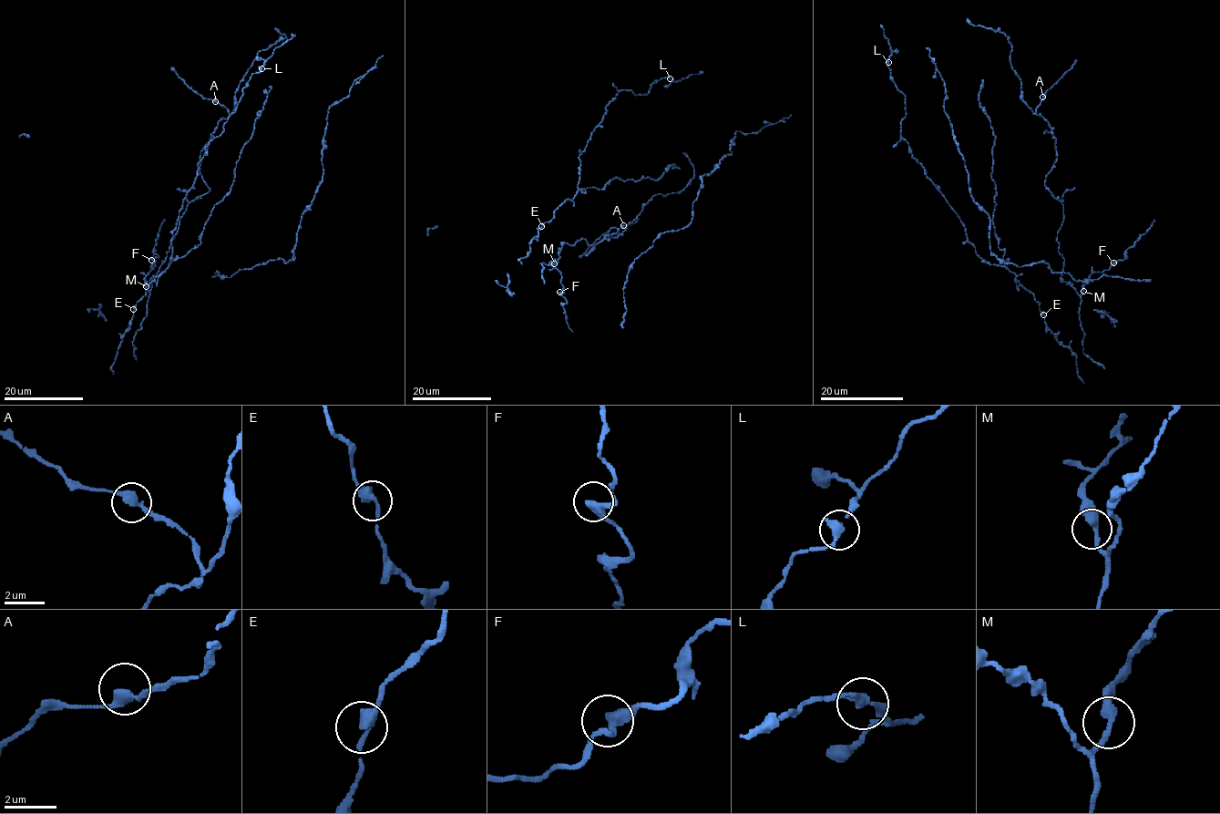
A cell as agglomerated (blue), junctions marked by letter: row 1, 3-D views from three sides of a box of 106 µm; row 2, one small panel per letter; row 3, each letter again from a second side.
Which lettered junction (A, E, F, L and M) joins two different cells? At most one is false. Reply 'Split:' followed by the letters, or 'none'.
Split: none

